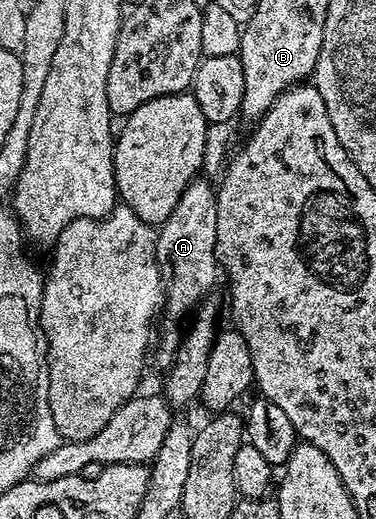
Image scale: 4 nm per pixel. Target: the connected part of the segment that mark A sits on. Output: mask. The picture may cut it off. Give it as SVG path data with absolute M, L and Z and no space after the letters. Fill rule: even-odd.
M196 179L185 187L181 199L177 199L177 207L173 207L173 215L158 226L155 239L159 274L163 276L163 304L161 321L163 330L158 330L157 344L153 349L153 361L163 371L171 368L175 362L175 352L179 350L181 326L199 308L207 293L221 277L219 256L215 254L217 247L217 189L214 184ZM179 324L180 329L179 329ZM159 341L159 346L158 345ZM156 348L156 349L155 349Z

